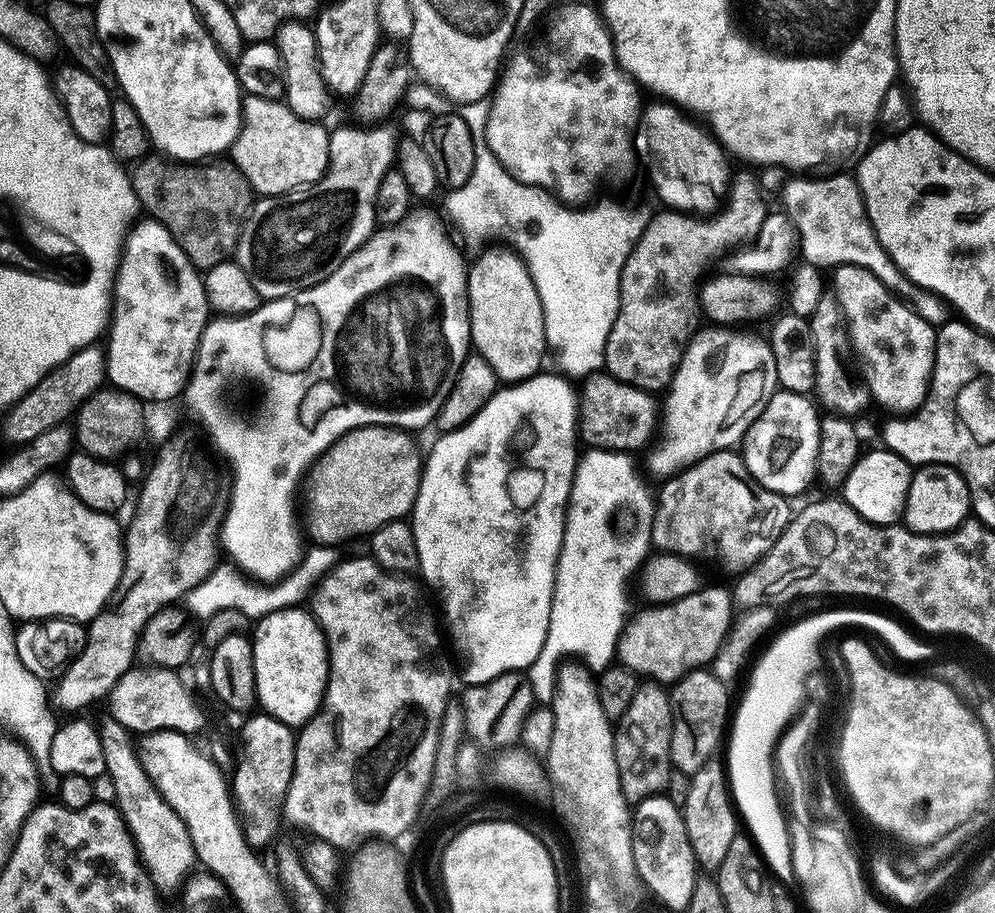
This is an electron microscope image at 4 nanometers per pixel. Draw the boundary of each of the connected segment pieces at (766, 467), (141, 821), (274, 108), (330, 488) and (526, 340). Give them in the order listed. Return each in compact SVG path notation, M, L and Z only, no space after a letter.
M778 390L766 410L748 427L742 441L744 465L763 488L780 496L795 498L817 479L818 434L820 417L817 405L808 396Z
M114 719L105 720L100 741L104 750L105 773L114 782L114 790L118 794L115 805L120 809L124 825L140 853L140 863L143 864L144 871L161 893L172 892L187 878L192 864L197 863L188 827L166 802L164 795L157 790L156 783L148 777L144 763L140 761L133 733Z
M245 95L242 100L240 134L230 149L231 163L235 164L250 182L253 193L261 197L284 196L287 192L295 192L297 188L307 188L310 184L317 184L328 169L330 132L329 129L324 129L324 126L314 120L303 120L289 110L287 103L280 100Z
M369 424L366 428L348 432L324 454L322 463L315 469L316 477L315 472L311 477L312 489L308 492L310 522L306 526L316 532L317 545L336 546L332 544L340 544L351 536L367 537L382 526L405 519L411 513L418 498L422 471L422 452L420 456L420 448L412 441L412 436L411 431L402 428Z
M485 247L483 251L471 261L468 268L468 317L472 331L472 348L475 355L486 358L494 370L497 381L519 382L529 380L531 376L541 371L540 363L546 353L546 334L544 333L544 315L542 302L538 298L538 290L531 280L528 268L523 258L511 247Z

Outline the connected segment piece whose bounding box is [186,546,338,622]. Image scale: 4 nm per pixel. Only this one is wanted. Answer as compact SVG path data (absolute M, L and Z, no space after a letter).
M311 547L303 556L302 561L284 579L277 582L262 583L242 575L231 563L221 563L200 584L187 592L187 611L197 616L200 622L209 620L218 610L239 610L249 618L269 616L279 608L290 608L301 603L300 599L307 597L315 588L316 583L338 562L335 551L323 547Z

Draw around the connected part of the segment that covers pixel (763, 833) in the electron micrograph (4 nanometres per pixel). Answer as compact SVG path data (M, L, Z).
M837 610L834 612L819 612L817 616L811 616L800 620L796 624L789 624L783 630L777 631L771 637L772 645L759 653L760 661L753 663L752 677L744 688L744 697L740 705L735 705L734 715L730 720L730 735L726 740L726 752L728 748L728 760L726 759L726 771L728 783L734 801L734 807L739 819L746 827L747 835L751 836L760 855L764 857L764 863L773 873L784 872L784 864L792 862L792 842L790 839L790 824L784 821L784 812L780 809L780 800L776 797L777 777L774 775L774 753L777 743L784 731L796 719L801 711L796 700L800 700L800 680L804 680L804 672L808 672L808 664L812 664L812 656L816 656L816 636L832 624L844 624L844 620L868 620L868 612L854 612L851 610Z

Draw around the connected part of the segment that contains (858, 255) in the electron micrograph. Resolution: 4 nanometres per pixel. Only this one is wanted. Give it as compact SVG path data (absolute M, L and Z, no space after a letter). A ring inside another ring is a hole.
M846 172L828 178L794 178L782 190L782 210L797 230L798 248L803 261L822 270L838 265L856 265L868 269L895 295L908 297L914 286L894 266L877 240L865 214L859 184Z

